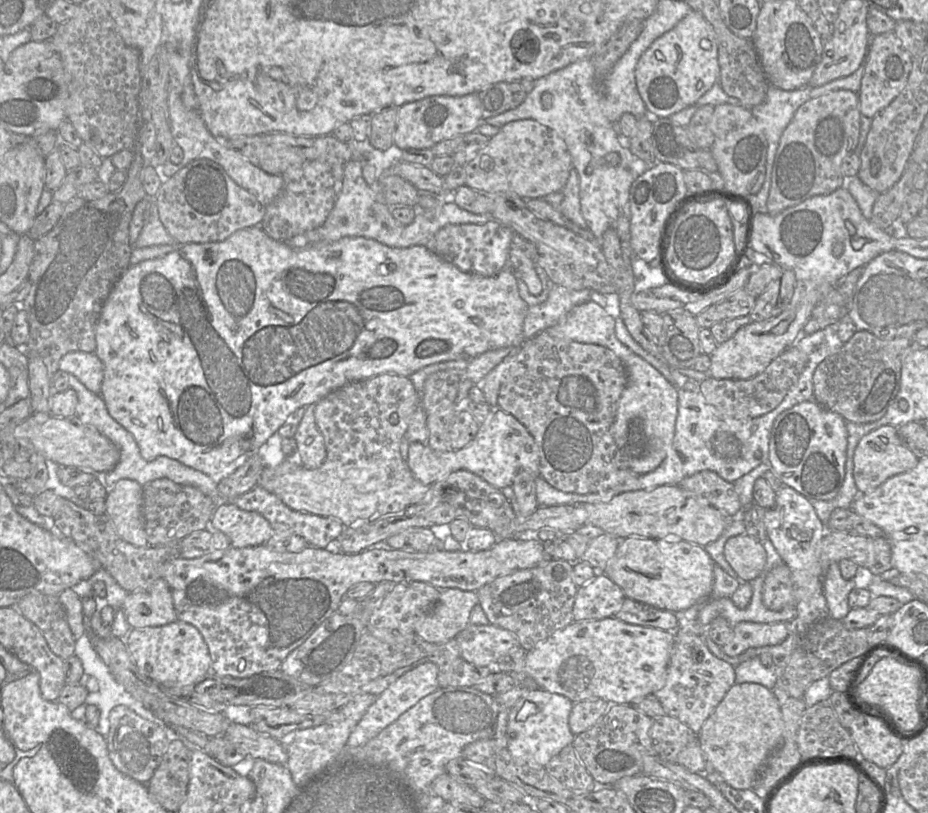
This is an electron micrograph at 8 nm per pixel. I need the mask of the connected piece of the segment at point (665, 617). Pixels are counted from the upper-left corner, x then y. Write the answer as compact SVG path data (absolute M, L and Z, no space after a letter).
M627 597L614 617L626 623L654 627L664 631L676 631L678 628L674 612L658 609Z

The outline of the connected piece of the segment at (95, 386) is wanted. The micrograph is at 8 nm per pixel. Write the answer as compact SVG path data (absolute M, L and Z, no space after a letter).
M95 352L67 353L59 361L59 371L74 375L92 393L101 394L104 365Z

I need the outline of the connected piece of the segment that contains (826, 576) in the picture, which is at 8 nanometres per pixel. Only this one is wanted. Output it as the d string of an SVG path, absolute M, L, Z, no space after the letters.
M832 563L823 573L823 592L826 599L829 617L835 620L845 618L851 609L848 604L848 595L854 589L852 579L842 577L838 563Z

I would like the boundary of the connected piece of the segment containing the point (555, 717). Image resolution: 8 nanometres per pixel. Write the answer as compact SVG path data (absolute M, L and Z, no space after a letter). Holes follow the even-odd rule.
M537 689L527 692L510 709L506 741L507 749L517 761L521 761L533 769L542 769L548 762L568 745L571 745L575 735L569 728L569 716L574 703L566 696ZM526 702L534 703L537 712L525 721L518 721L517 714Z

